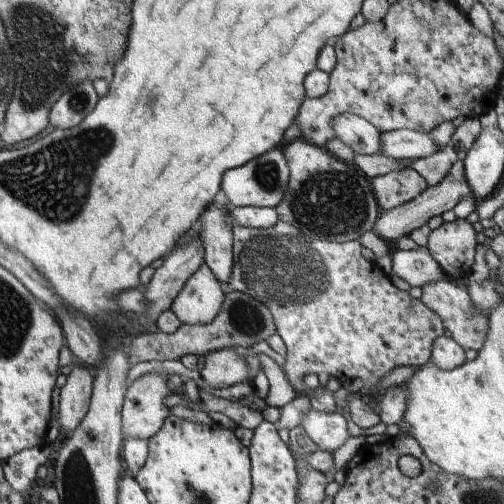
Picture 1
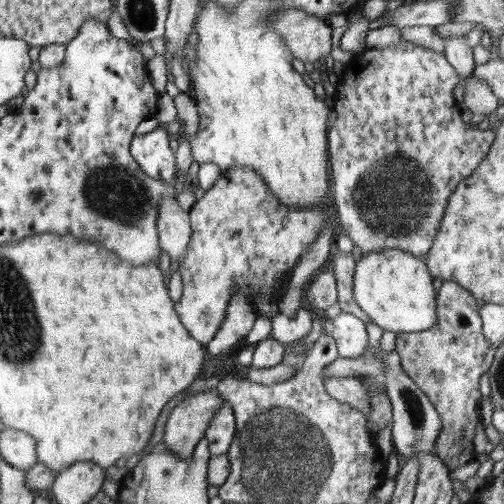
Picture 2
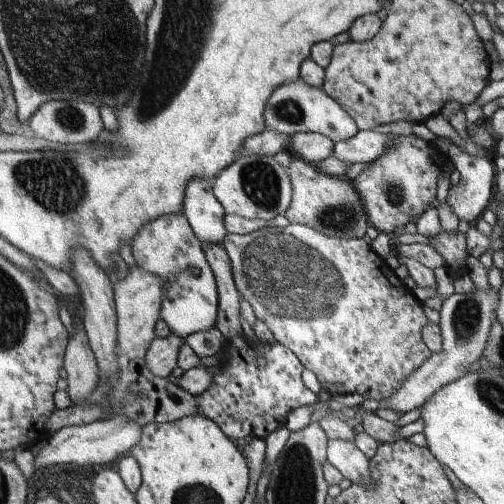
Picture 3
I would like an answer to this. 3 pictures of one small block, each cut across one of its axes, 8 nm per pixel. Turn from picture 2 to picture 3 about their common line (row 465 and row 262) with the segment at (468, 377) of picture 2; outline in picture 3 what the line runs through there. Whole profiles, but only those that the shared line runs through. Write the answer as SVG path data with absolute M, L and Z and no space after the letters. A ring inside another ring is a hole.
M439 232L437 236L429 238L427 240L429 246L435 248L435 252L443 258L445 262L445 268L453 268L453 270L459 270L465 266L465 260L469 256L467 252L467 234L463 232Z

